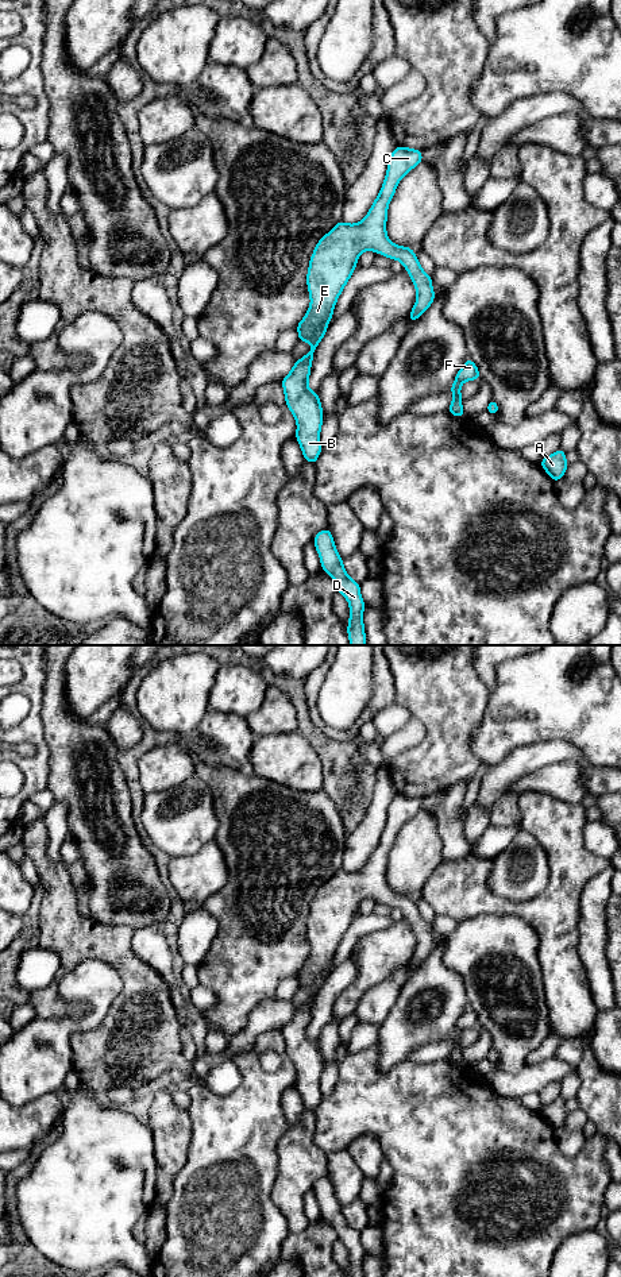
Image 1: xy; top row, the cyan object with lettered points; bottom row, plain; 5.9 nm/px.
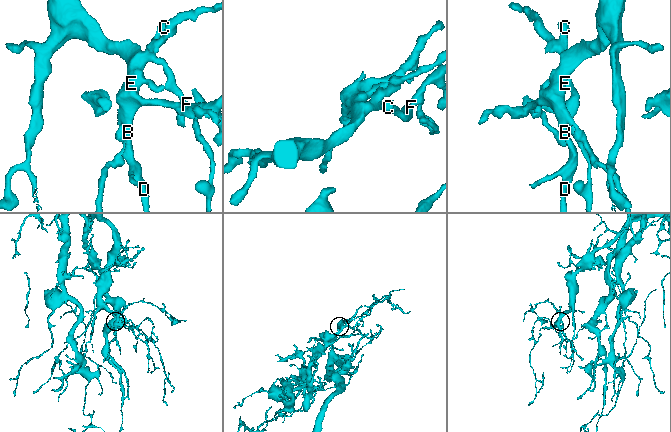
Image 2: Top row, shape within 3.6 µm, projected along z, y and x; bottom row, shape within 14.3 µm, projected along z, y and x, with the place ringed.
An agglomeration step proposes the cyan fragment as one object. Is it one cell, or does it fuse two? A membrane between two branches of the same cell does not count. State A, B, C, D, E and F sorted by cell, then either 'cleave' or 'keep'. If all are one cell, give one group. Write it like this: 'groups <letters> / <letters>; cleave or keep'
groups A B C D E F; keep

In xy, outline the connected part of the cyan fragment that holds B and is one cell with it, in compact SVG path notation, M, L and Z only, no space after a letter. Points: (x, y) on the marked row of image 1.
M397 146L389 161L383 185L366 217L356 224L339 221L316 244L306 275L310 306L297 324L298 342L309 342L310 351L294 362L292 371L282 379L285 401L297 423L296 439L305 462L313 466L321 452L320 429L323 409L319 393L308 387L315 351L325 335L335 304L352 275L363 251L375 251L404 263L417 292L409 315L416 321L433 302L432 278L421 269L412 247L393 244L386 234L387 205L398 182L423 161L423 151Z

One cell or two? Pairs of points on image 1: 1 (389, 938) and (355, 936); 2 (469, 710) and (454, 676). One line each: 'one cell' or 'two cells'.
1: two cells
2: one cell

